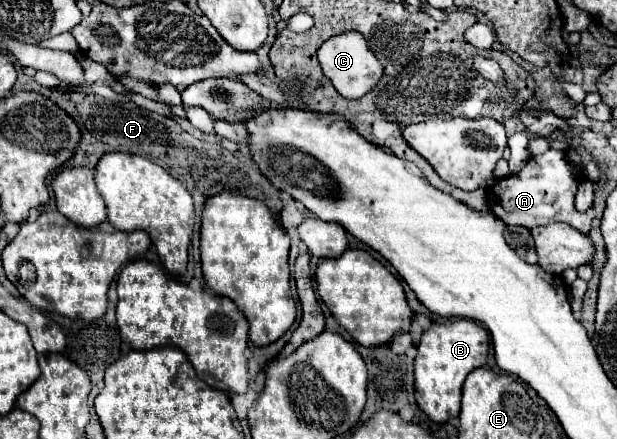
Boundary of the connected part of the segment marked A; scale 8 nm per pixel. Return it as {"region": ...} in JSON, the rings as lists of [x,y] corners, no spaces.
{"region":[[[550,149],[542,155],[532,155],[520,173],[498,179],[488,189],[488,205],[490,211],[506,225],[520,225],[526,229],[534,229],[554,221],[562,221],[582,233],[588,233],[596,213],[594,209],[588,209],[584,213],[578,213],[574,209],[574,195],[580,181],[582,181],[582,173],[578,173],[570,165],[566,153]]]}

